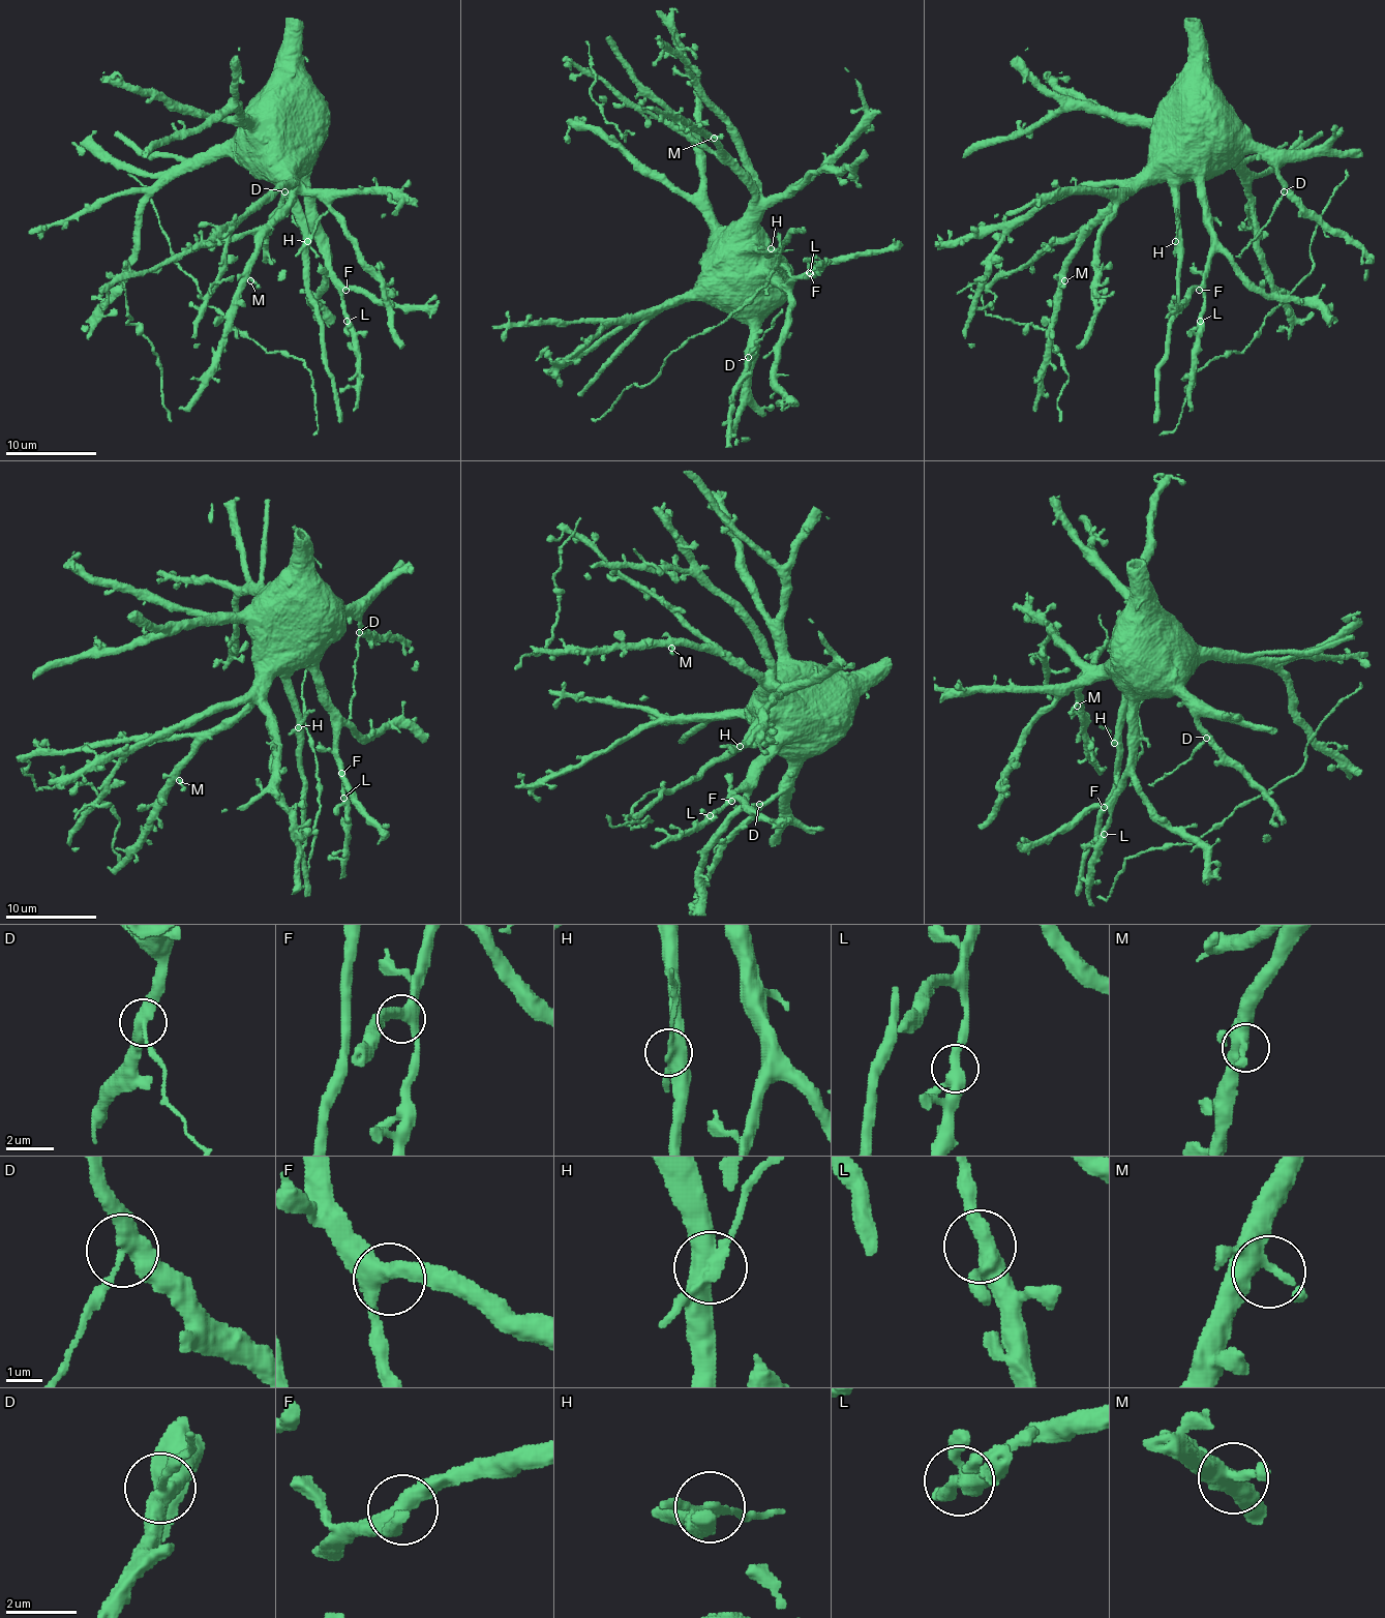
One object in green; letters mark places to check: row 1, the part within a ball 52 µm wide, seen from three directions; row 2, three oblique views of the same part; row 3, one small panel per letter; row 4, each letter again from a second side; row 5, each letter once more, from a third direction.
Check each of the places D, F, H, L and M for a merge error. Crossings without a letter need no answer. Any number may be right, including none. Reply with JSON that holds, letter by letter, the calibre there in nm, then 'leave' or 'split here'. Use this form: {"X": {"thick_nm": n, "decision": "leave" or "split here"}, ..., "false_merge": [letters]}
{"D": {"thick_nm": 400, "decision": "split here"}, "F": {"thick_nm": 400, "decision": "leave"}, "H": {"thick_nm": 440, "decision": "split here"}, "L": {"thick_nm": 380, "decision": "leave"}, "M": {"thick_nm": 360, "decision": "leave"}, "false_merge": ["D", "H"]}

